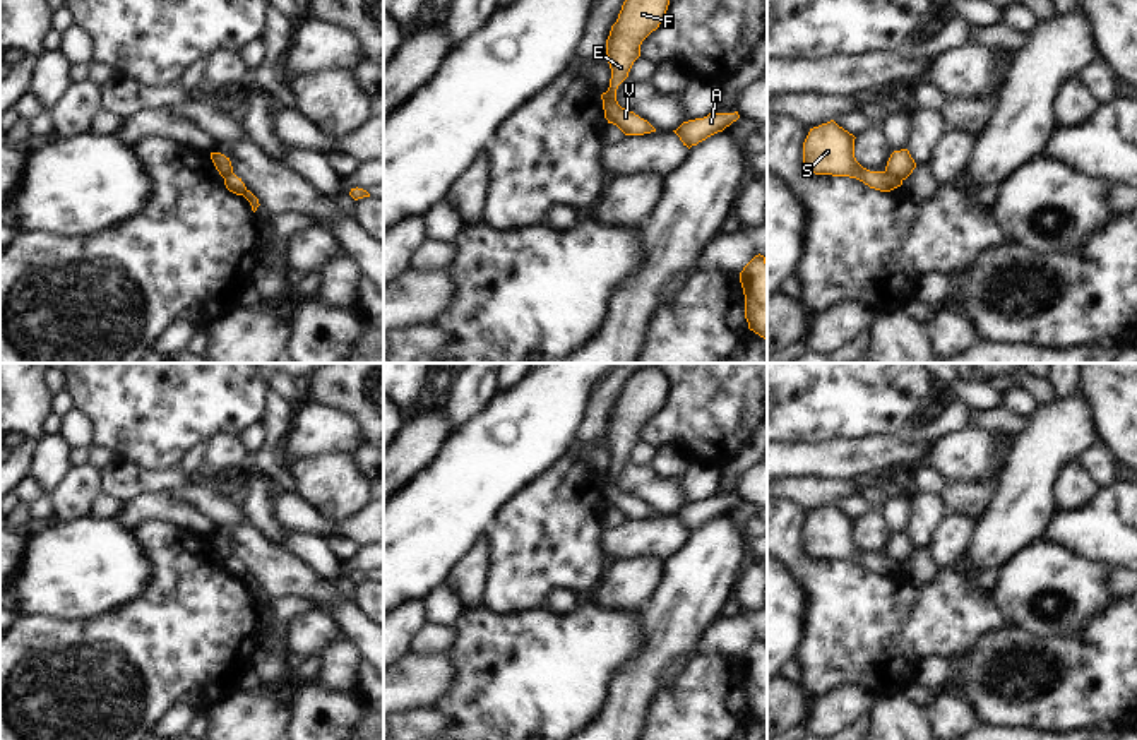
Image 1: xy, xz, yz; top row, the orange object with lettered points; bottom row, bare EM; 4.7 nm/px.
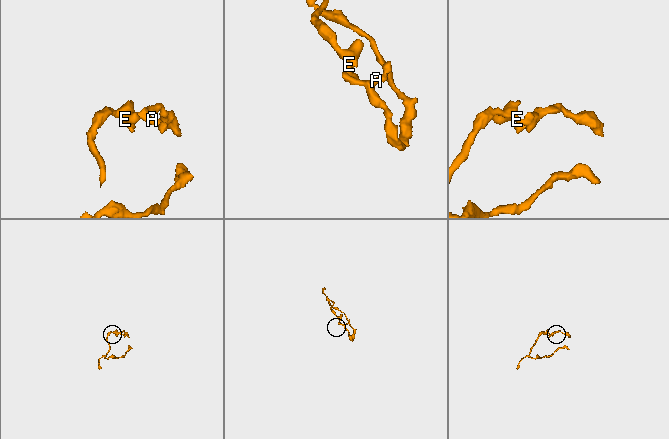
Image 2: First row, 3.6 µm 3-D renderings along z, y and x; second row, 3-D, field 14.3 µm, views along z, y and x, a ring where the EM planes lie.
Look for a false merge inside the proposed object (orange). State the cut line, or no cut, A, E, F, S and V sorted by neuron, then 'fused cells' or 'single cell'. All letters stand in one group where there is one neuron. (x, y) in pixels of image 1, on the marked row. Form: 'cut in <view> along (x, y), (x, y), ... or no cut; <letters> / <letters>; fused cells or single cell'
cut in yz along (886, 170), (901, 180); A V / E F S; fused cells

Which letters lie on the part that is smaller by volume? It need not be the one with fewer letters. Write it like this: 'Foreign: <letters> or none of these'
Foreign: A, V

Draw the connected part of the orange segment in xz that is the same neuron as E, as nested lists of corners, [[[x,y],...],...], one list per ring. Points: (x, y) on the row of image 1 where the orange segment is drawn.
[[[625,0],[616,22],[606,39],[606,55],[611,69],[608,92],[616,101],[618,86],[628,77],[634,62],[640,57],[642,41],[663,22],[670,0]]]

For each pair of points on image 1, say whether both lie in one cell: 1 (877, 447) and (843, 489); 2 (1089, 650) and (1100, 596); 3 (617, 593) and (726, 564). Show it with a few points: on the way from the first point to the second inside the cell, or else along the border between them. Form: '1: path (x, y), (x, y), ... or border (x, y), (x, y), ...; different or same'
1: border (810, 475), (851, 480); different
2: border (1113, 598), (1074, 634), (1062, 636); different
3: border (663, 564), (660, 583), (641, 612); different

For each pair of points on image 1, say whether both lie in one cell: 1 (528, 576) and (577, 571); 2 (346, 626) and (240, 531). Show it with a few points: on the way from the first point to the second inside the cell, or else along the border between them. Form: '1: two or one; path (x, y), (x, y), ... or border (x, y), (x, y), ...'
1: one; path (540, 571), (565, 571)
2: one; path (324, 598), (309, 584), (285, 576), (267, 559)

